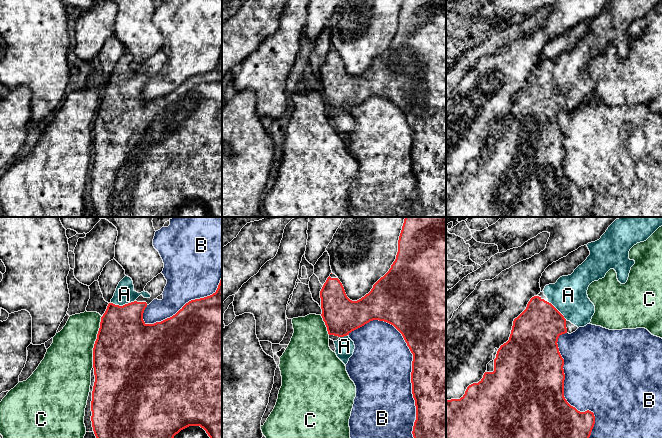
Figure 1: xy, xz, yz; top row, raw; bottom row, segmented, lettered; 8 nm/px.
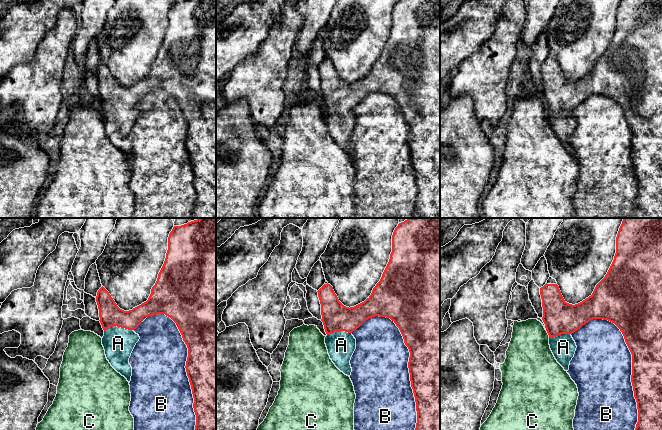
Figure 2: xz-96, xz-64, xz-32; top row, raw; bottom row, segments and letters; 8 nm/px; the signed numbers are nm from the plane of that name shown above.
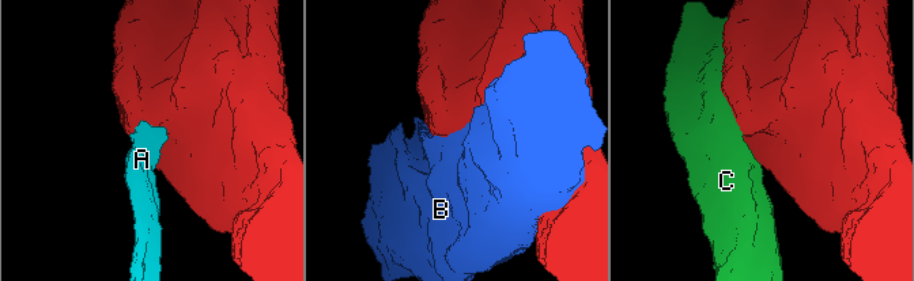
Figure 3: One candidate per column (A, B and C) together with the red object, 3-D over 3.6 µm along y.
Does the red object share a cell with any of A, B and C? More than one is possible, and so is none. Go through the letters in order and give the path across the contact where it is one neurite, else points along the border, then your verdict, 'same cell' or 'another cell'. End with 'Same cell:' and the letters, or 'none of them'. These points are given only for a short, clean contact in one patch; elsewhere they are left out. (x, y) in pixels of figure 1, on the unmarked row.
A: across xy (123, 112), (123, 81), (124, 70) | same cell
B: another cell
C: another cell
Same cell: A

